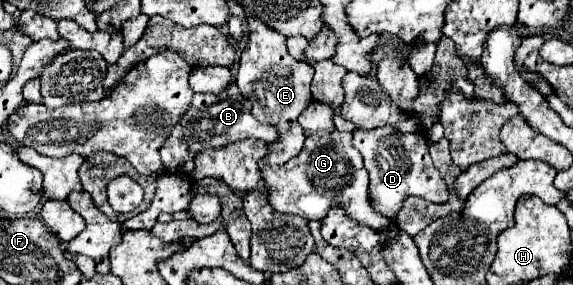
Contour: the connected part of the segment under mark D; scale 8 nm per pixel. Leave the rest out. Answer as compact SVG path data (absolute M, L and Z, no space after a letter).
M391 125L371 131L357 129L353 133L353 145L363 155L365 167L369 171L369 197L377 213L385 217L395 217L403 201L411 195L418 195L432 203L447 203L449 189L443 183L441 173L435 169L429 157L427 139L421 133L401 133Z

